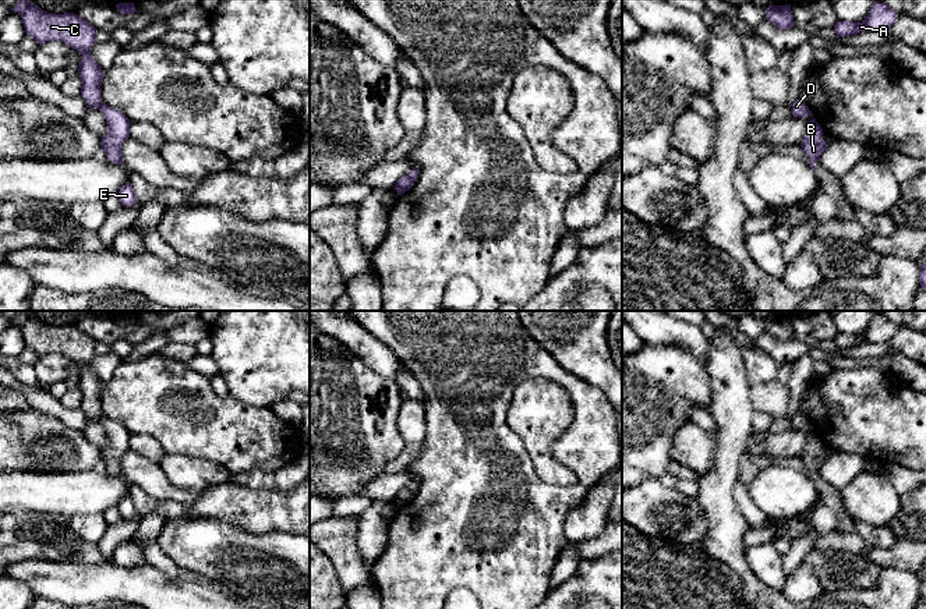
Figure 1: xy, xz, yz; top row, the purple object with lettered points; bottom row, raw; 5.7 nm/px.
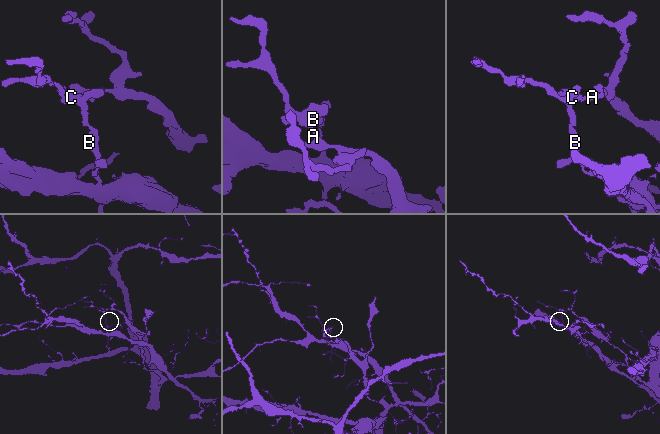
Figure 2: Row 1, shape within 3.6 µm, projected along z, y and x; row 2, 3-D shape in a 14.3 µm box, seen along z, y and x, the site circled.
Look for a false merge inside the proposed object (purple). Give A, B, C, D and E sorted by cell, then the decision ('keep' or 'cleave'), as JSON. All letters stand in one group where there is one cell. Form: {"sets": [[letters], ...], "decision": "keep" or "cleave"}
{"sets": [["A", "C"], ["B", "D", "E"]], "decision": "cleave"}

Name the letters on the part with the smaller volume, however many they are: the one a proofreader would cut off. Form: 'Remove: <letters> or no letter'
Remove: B, D, E

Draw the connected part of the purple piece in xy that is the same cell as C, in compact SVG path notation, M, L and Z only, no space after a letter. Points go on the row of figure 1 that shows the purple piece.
M29 0L18 1L11 11L21 15L25 33L39 45L57 40L82 54L78 61L78 77L82 84L81 96L91 109L98 109L102 103L100 82L103 72L91 54L91 49L96 42L96 28L74 13L47 13Z

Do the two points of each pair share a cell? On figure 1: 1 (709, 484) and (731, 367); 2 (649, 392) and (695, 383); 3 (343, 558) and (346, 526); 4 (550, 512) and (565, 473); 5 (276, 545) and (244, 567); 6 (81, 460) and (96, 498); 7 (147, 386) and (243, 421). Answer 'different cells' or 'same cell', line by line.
1: same cell
2: same cell
3: same cell
4: different cells
5: same cell
6: different cells
7: same cell

